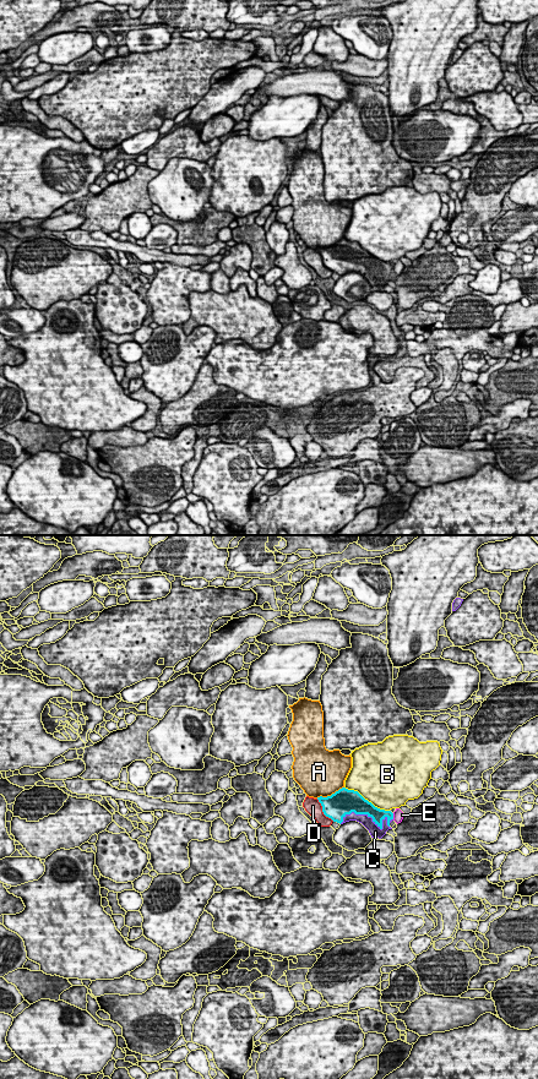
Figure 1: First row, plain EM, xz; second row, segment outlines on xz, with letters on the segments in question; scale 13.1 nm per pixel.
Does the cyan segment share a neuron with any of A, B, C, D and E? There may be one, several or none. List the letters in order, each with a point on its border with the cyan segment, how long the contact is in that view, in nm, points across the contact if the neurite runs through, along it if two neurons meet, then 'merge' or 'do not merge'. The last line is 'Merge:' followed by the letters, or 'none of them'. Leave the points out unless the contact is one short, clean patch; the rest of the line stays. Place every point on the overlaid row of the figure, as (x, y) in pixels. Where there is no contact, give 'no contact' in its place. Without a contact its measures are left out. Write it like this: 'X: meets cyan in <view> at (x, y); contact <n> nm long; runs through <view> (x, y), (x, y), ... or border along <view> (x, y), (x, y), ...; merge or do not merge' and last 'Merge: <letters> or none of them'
A: meets cyan in xz at (331, 795); contact 400 nm long; do not merge
B: meets cyan in xz at (367, 800); contact 650 nm long; do not merge
C: meets cyan in xz at (368, 816); contact 700 nm long; merge
D: meets cyan in xz at (322, 811); contact 380 nm long; do not merge
E: meets cyan in xz at (392, 816); contact 80 nm long; border along xz (392, 813), (394, 818); do not merge
Merge: C

